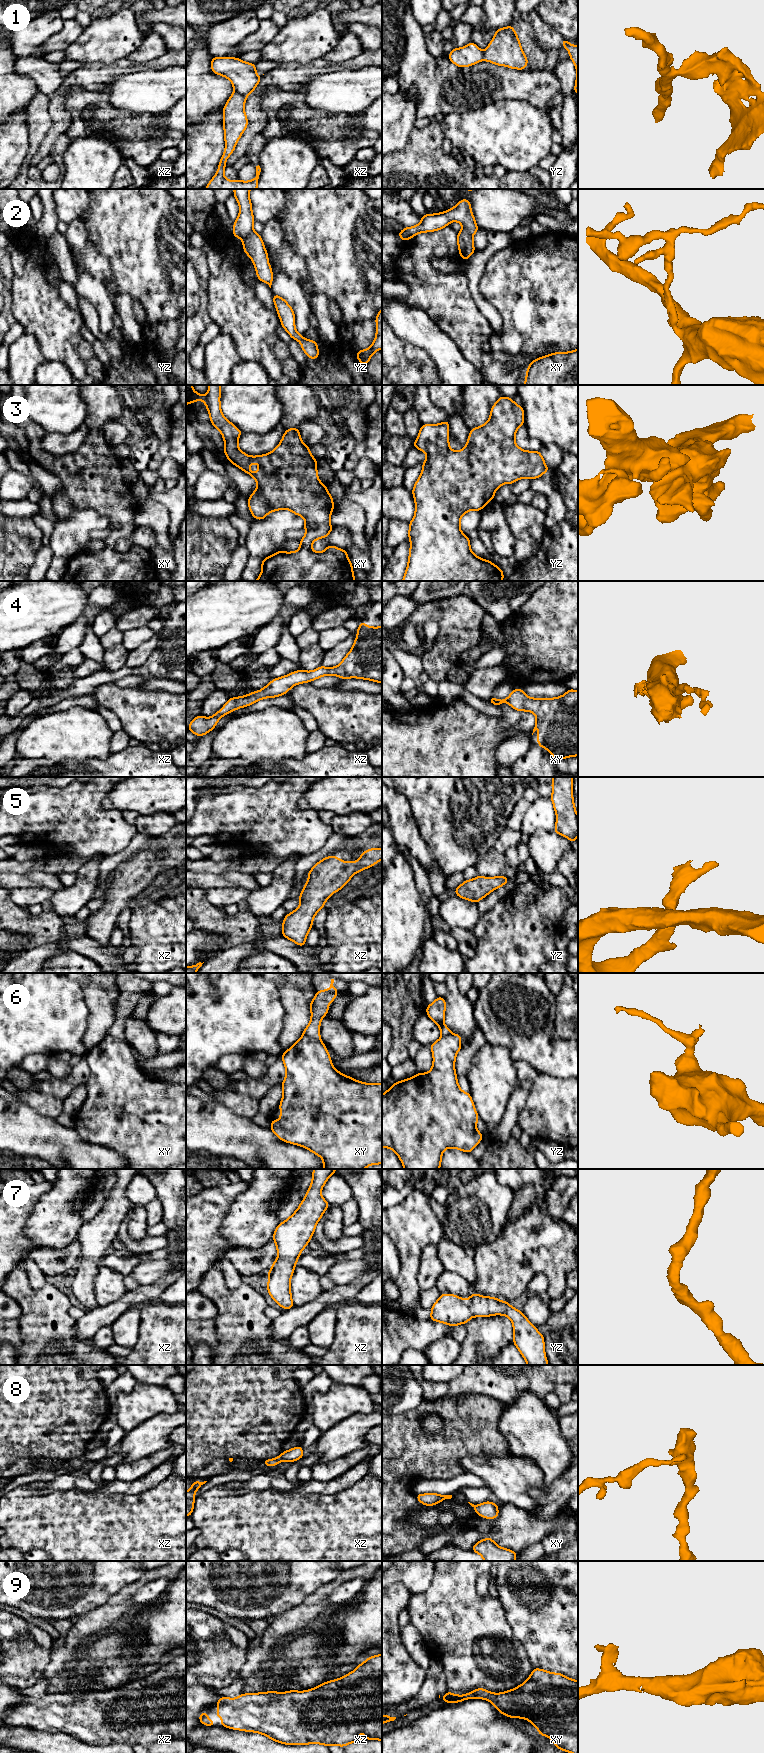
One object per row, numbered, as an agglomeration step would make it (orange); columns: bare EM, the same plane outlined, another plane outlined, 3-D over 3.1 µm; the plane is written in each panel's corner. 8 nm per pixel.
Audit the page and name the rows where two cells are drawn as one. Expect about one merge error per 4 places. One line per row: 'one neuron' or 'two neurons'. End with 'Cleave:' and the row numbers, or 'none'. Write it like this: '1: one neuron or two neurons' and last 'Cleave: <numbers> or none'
1: two neurons
2: two neurons
3: one neuron
4: one neuron
5: one neuron
6: two neurons
7: one neuron
8: one neuron
9: one neuron
Cleave: 1, 2, 6

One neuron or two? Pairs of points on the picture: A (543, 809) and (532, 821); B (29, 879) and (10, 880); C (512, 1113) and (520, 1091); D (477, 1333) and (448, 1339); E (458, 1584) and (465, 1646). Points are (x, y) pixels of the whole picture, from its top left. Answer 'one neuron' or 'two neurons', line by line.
A: one neuron
B: one neuron
C: one neuron
D: two neurons
E: one neuron

